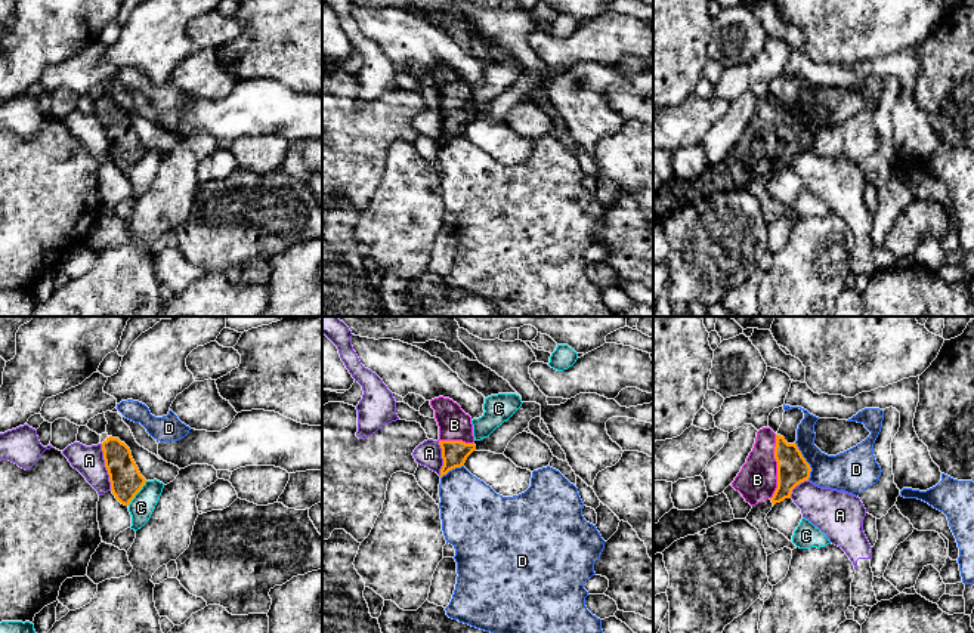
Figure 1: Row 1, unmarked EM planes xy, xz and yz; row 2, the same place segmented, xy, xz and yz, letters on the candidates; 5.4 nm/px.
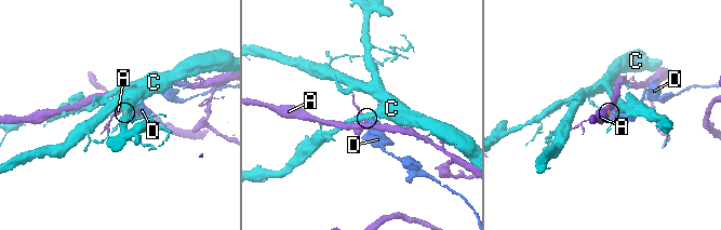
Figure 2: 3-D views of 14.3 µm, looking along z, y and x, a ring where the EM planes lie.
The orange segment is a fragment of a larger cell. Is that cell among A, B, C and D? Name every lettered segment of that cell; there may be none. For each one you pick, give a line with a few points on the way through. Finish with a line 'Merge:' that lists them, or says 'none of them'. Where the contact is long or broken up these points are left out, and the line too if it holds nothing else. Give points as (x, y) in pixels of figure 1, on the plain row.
B: way yz (792, 138), (778, 136), (757, 148)
Merge: B

